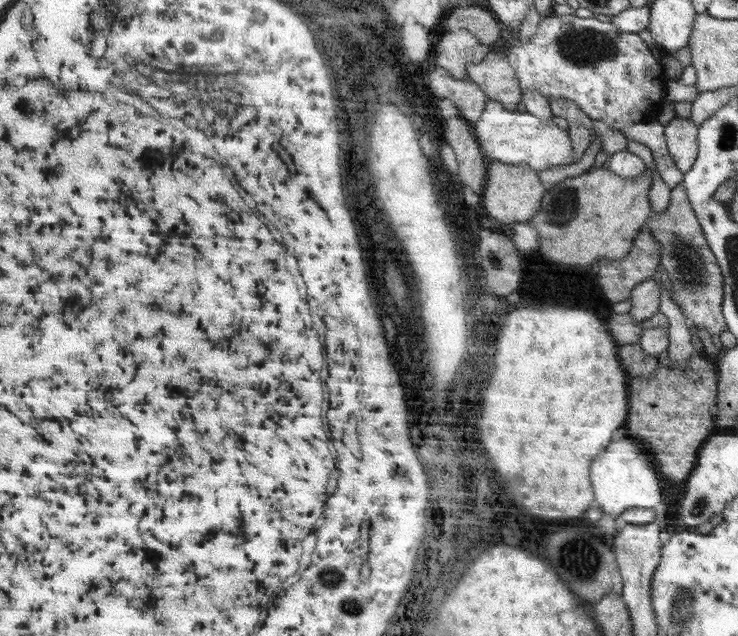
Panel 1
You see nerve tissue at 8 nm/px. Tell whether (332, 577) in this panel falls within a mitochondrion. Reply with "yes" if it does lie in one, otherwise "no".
yes

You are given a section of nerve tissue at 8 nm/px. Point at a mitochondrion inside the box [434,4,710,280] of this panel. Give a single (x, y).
(591, 48)

